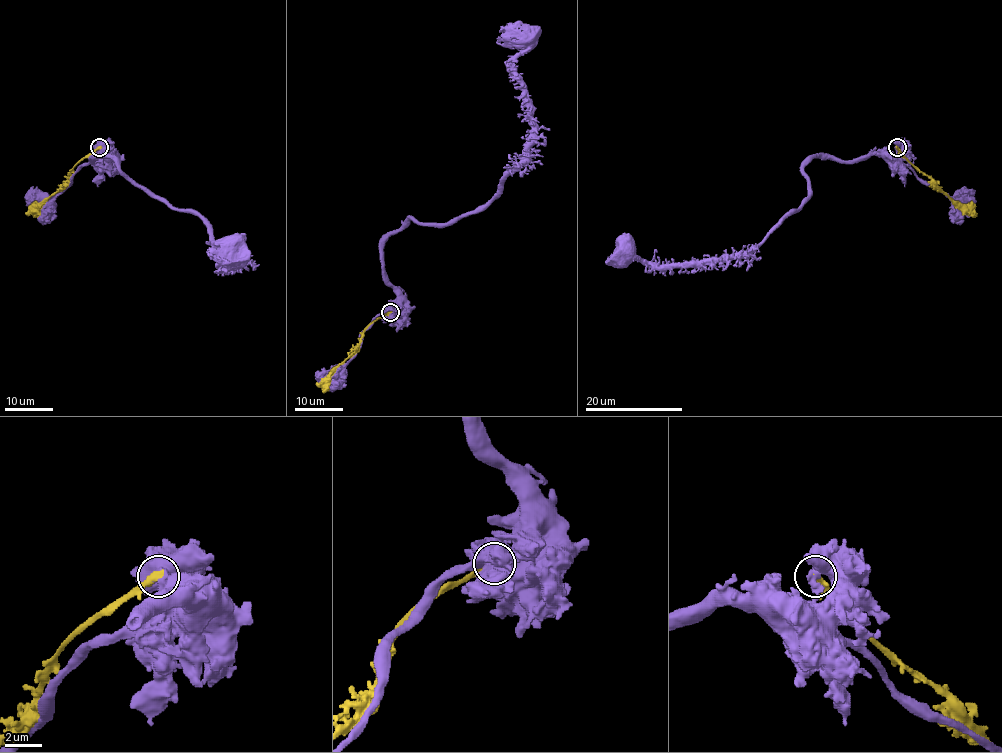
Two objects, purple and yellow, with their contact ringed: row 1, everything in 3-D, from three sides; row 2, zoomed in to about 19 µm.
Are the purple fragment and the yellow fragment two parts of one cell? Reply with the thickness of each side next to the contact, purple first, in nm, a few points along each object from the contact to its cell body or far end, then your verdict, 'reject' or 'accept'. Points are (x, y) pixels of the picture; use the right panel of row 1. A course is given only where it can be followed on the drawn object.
calibres 440 and 440 nm; course purple (897, 146), (894, 155), (851, 161), (813, 157), (804, 167), (806, 200), (744, 254), (651, 265), (625, 246); course yellow (897, 148), (954, 202), (977, 216); reject

